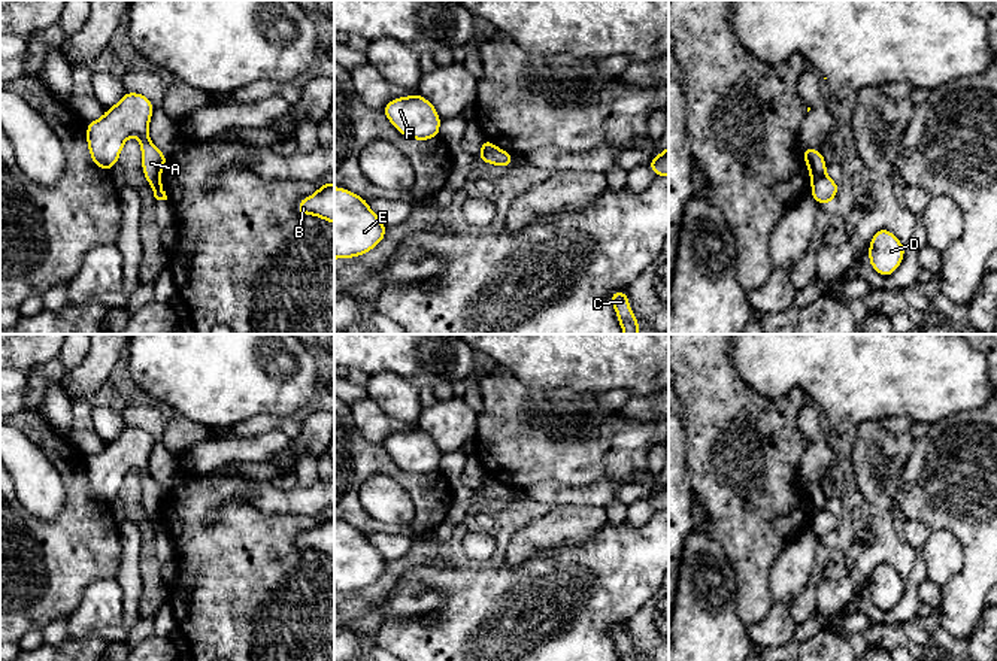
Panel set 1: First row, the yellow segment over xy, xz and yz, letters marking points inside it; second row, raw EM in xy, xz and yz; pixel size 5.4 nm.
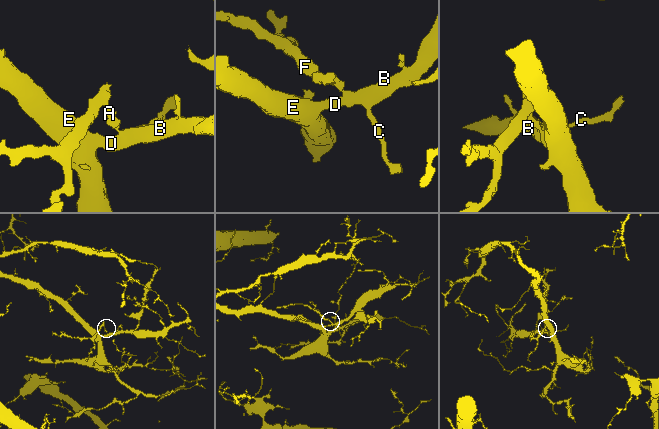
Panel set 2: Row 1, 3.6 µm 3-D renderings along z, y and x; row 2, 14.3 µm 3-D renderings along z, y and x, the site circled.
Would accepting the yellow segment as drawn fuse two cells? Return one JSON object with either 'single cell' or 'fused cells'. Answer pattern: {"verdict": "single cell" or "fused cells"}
{"verdict": "fused cells"}

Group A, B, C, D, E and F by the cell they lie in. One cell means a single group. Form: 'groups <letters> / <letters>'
groups A F / B C D E

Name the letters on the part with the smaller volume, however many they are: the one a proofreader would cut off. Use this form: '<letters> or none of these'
A, F

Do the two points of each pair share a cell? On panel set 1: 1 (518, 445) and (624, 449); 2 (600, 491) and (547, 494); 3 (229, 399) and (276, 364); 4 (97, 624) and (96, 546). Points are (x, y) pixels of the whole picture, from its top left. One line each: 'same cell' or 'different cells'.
1: same cell
2: same cell
3: same cell
4: different cells

